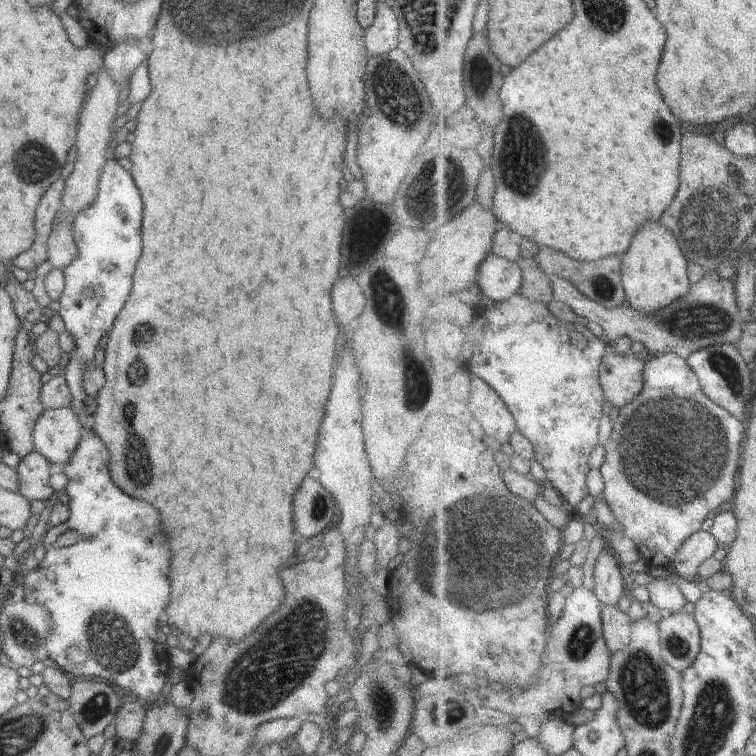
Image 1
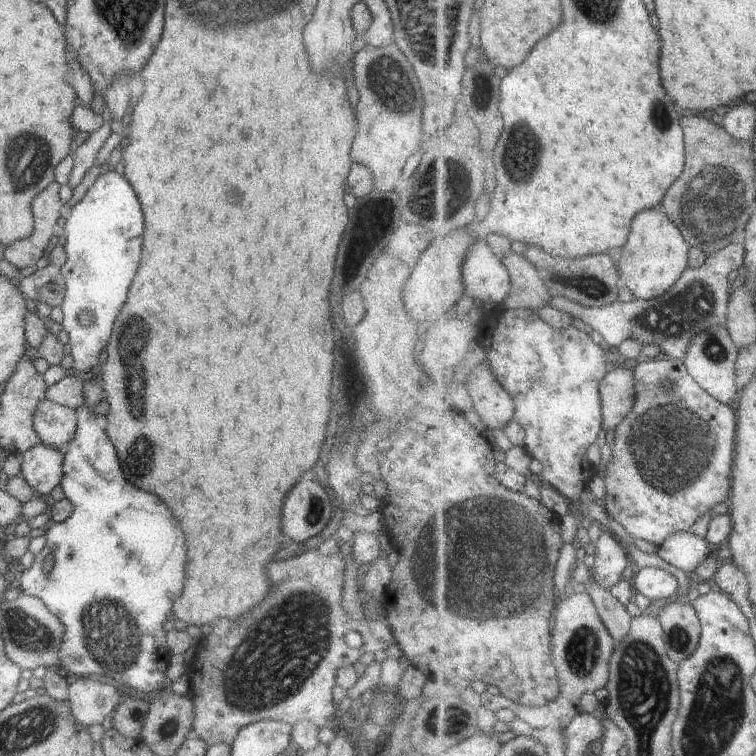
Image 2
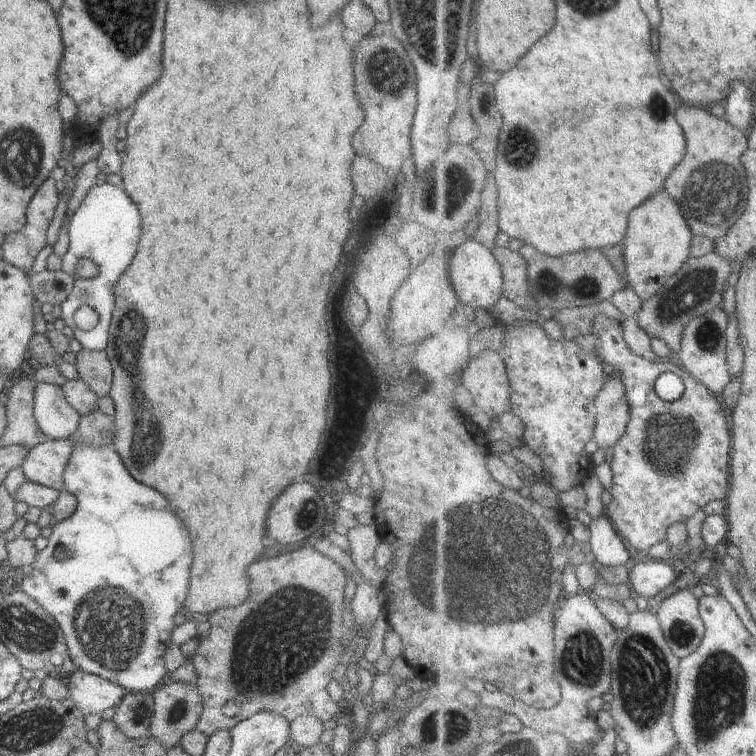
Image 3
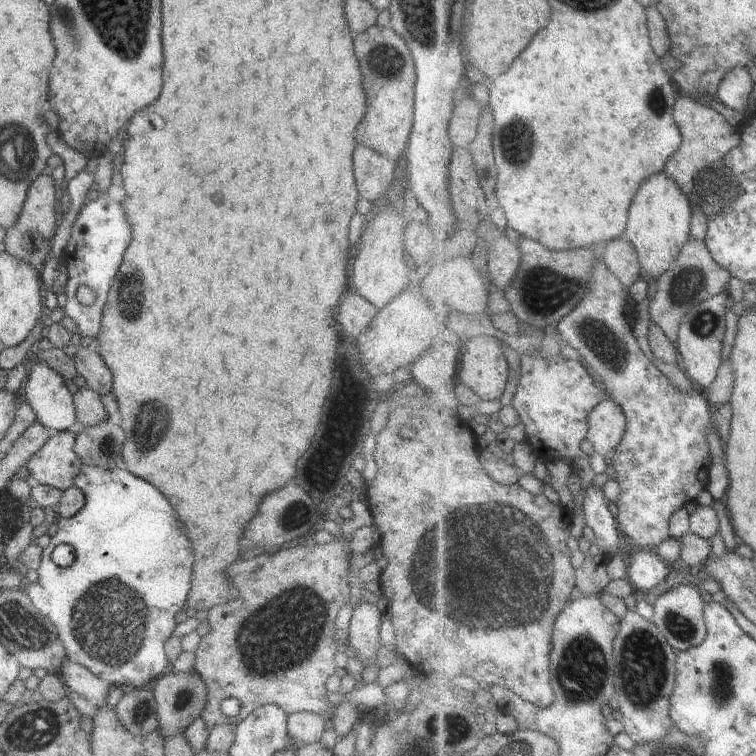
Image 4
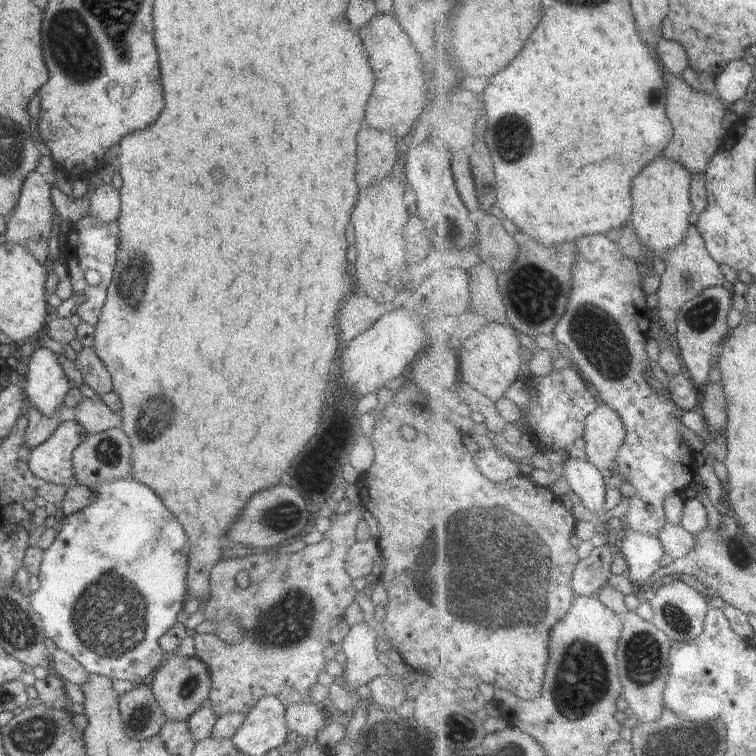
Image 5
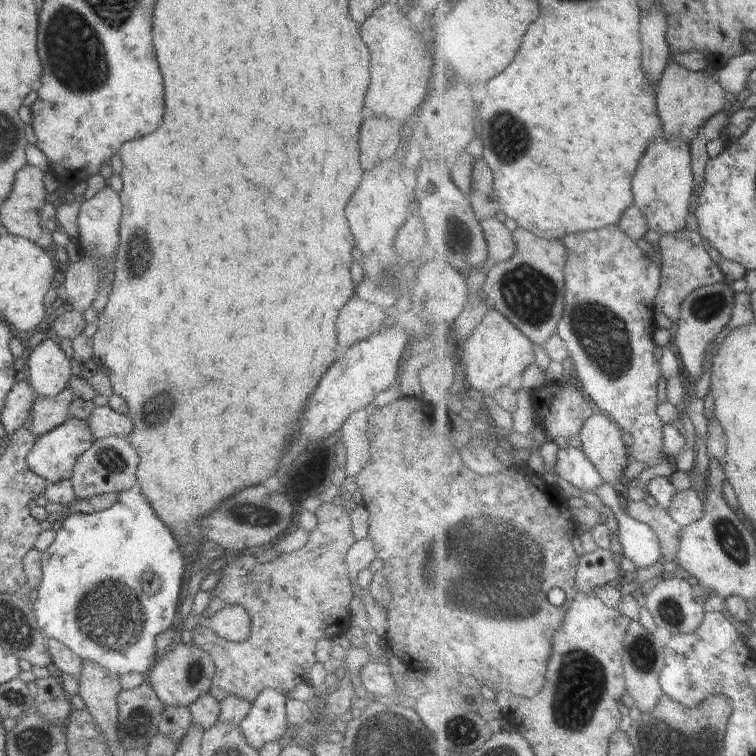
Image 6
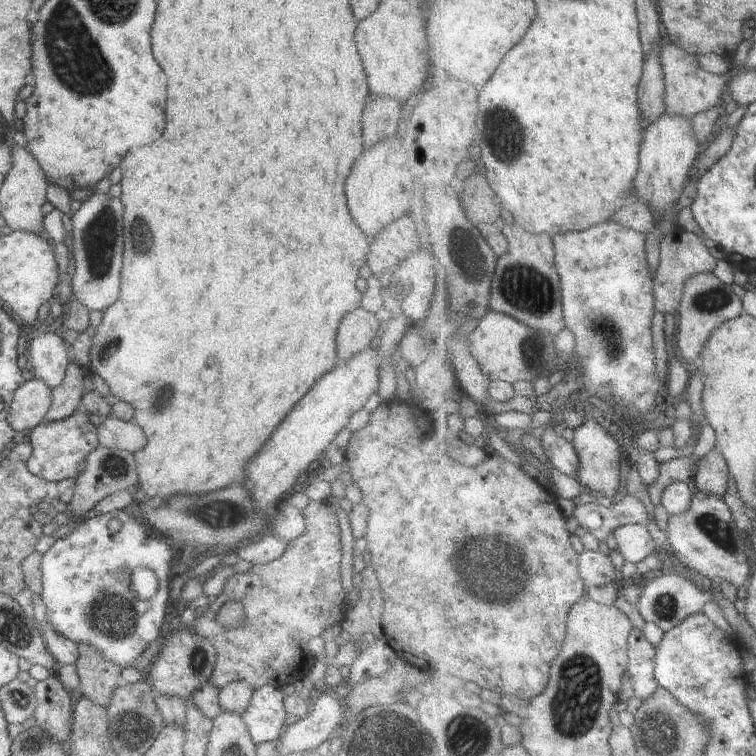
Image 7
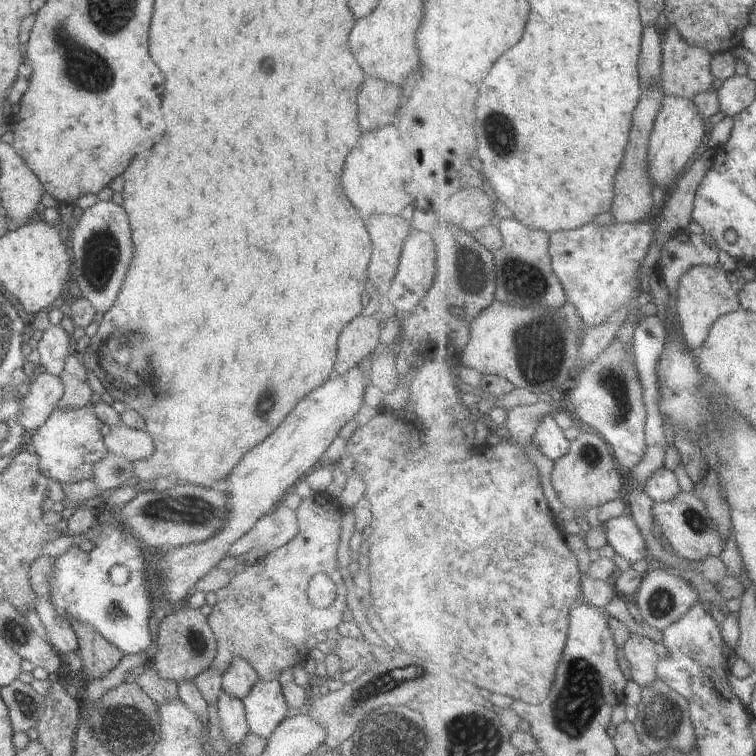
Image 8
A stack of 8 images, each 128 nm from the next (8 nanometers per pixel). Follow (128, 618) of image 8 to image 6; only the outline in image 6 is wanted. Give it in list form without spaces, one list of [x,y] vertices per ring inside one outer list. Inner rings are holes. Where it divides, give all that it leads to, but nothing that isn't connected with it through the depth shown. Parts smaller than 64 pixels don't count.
[[[140,488],[122,490],[122,492],[116,493],[116,496],[118,496],[116,504],[108,509],[92,513],[69,513],[62,520],[62,526],[56,532],[56,540],[42,552],[42,580],[37,588],[38,599],[32,606],[34,607],[36,625],[46,639],[54,638],[54,640],[58,640],[60,644],[64,644],[66,648],[72,650],[83,662],[98,664],[98,666],[102,666],[102,668],[106,668],[109,672],[120,677],[122,674],[149,672],[148,670],[152,668],[150,666],[156,662],[158,655],[156,636],[173,628],[174,616],[176,616],[176,609],[179,606],[178,602],[180,603],[179,597],[185,564],[181,545],[176,541],[172,530],[158,518],[158,514],[152,509],[152,504],[146,499]],[[147,572],[154,573],[160,582],[160,588],[154,594],[145,592],[142,587],[142,576]]]

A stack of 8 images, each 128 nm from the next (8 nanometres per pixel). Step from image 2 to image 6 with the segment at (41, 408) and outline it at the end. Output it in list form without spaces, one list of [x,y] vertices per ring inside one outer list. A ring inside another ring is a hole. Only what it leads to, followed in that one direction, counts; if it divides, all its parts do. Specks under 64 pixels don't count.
[[[51,339],[42,341],[36,348],[28,350],[28,360],[24,358],[28,364],[28,374],[30,374],[29,383],[32,385],[37,395],[45,397],[53,397],[65,389],[71,379],[70,360],[59,345]]]

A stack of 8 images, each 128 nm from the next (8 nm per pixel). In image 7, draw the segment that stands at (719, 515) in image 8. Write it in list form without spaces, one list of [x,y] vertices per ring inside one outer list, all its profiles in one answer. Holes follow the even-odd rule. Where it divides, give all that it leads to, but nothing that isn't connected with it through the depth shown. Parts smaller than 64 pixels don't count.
[[[716,446],[705,457],[700,460],[696,470],[696,486],[700,491],[724,499],[728,482],[733,475],[726,457]]]

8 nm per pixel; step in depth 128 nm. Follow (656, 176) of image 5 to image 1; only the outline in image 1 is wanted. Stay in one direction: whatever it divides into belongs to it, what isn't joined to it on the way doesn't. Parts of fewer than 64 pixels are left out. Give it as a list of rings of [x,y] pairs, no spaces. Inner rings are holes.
[[[650,222],[642,232],[638,232],[633,246],[623,256],[623,264],[628,303],[644,314],[662,312],[663,308],[688,295],[693,284],[688,276],[689,258],[678,237],[662,222]]]

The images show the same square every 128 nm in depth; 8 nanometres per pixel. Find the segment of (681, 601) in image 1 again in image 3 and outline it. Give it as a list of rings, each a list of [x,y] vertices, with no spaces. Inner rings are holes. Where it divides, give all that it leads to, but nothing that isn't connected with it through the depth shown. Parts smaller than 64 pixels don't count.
[[[646,557],[631,568],[631,588],[634,594],[641,595],[652,602],[652,597],[666,590],[677,580],[676,570],[662,561]]]

